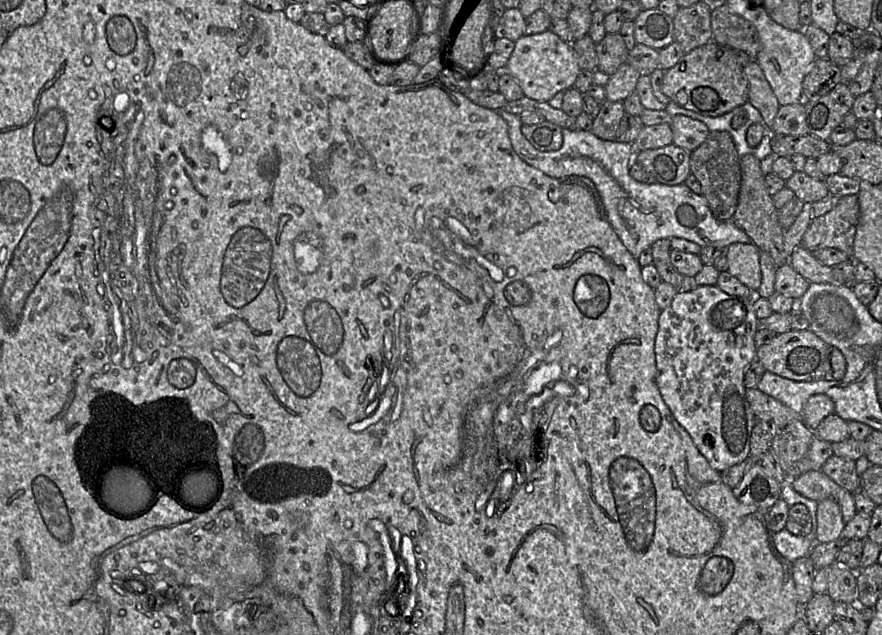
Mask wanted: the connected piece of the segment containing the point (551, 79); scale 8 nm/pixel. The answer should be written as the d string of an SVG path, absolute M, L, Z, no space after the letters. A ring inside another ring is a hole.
M547 30L518 38L503 72L519 83L526 97L548 102L558 92L572 88L580 70L572 43L563 41L553 31Z

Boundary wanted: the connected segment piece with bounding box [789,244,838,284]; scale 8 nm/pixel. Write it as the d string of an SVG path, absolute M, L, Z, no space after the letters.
M802 244L796 247L789 258L791 266L810 283L838 283L832 274L832 267L821 263Z

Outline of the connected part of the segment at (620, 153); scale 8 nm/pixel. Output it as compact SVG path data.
M495 110L499 111L499 115L506 121L508 125L508 133L509 133L509 138L512 144L512 147L515 151L515 153L519 156L520 159L522 159L524 162L529 164L530 166L542 171L548 176L551 176L553 178L568 178L568 177L584 177L588 179L592 185L594 186L600 201L605 209L605 212L608 216L608 219L616 232L617 236L620 238L624 246L628 249L628 251L633 255L634 258L638 259L639 255L641 252L646 249L647 247L651 247L651 245L660 239L671 239L671 238L682 238L686 239L692 242L695 242L701 247L715 247L715 248L720 248L720 249L726 249L730 244L732 243L753 243L751 238L736 224L733 222L733 220L727 220L727 221L719 221L717 220L708 205L708 201L706 198L700 194L695 194L691 189L689 189L684 183L675 185L675 186L669 186L661 183L653 183L653 184L645 184L636 181L634 178L630 176L630 166L635 161L635 152L636 150L634 149L633 144L630 143L625 143L625 142L617 142L617 141L606 141L603 139L598 138L596 135L594 135L591 131L584 131L584 130L577 130L577 129L566 129L562 128L562 136L563 136L563 144L560 149L556 151L547 151L547 152L542 152L537 150L532 146L532 144L525 138L525 136L521 132L521 127L522 127L522 121L519 115L515 115L513 113L510 113L505 110Z

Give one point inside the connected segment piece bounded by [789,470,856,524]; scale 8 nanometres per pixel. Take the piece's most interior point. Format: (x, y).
(815, 485)

